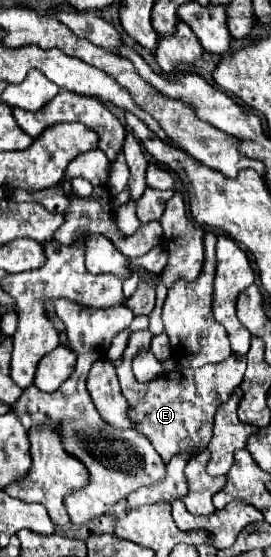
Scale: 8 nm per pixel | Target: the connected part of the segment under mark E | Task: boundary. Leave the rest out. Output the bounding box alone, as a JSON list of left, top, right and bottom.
[118,330,246,462]

